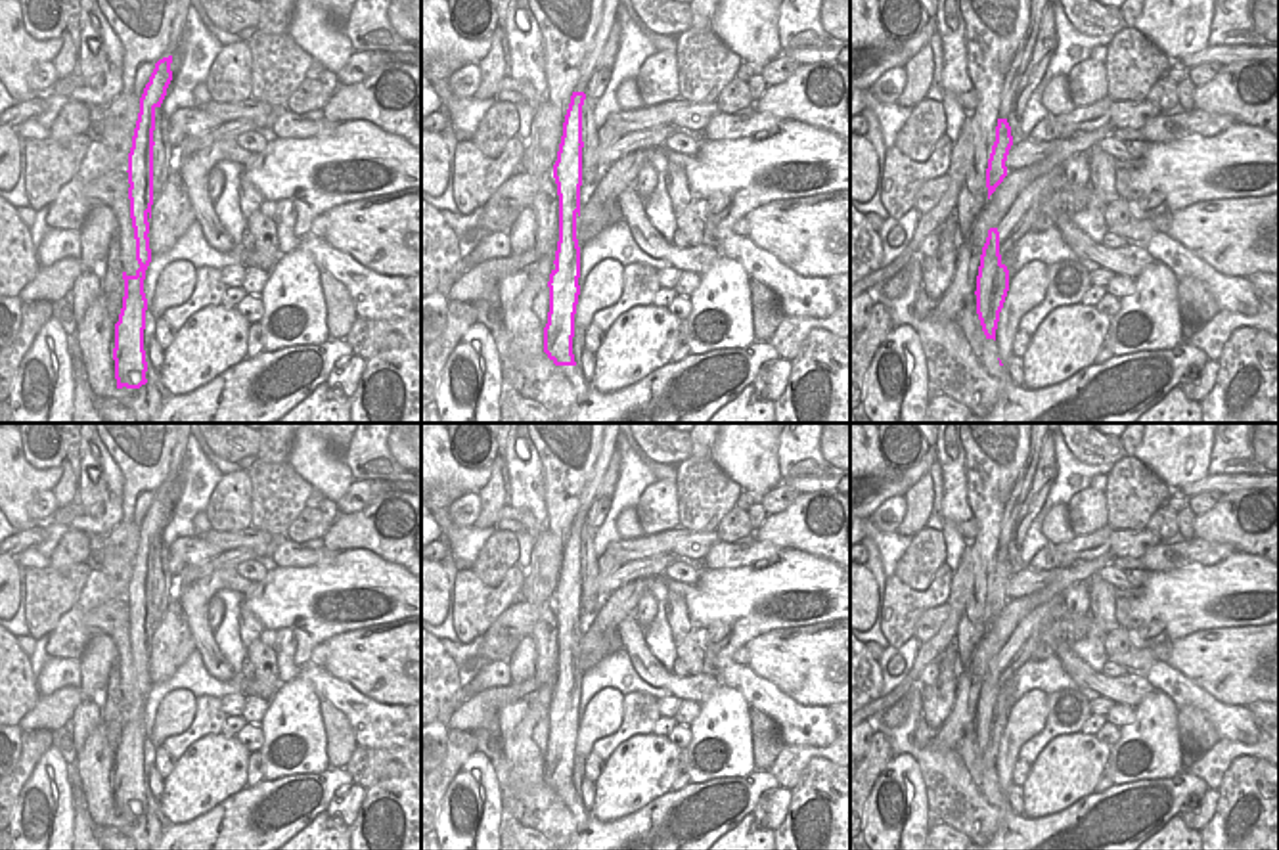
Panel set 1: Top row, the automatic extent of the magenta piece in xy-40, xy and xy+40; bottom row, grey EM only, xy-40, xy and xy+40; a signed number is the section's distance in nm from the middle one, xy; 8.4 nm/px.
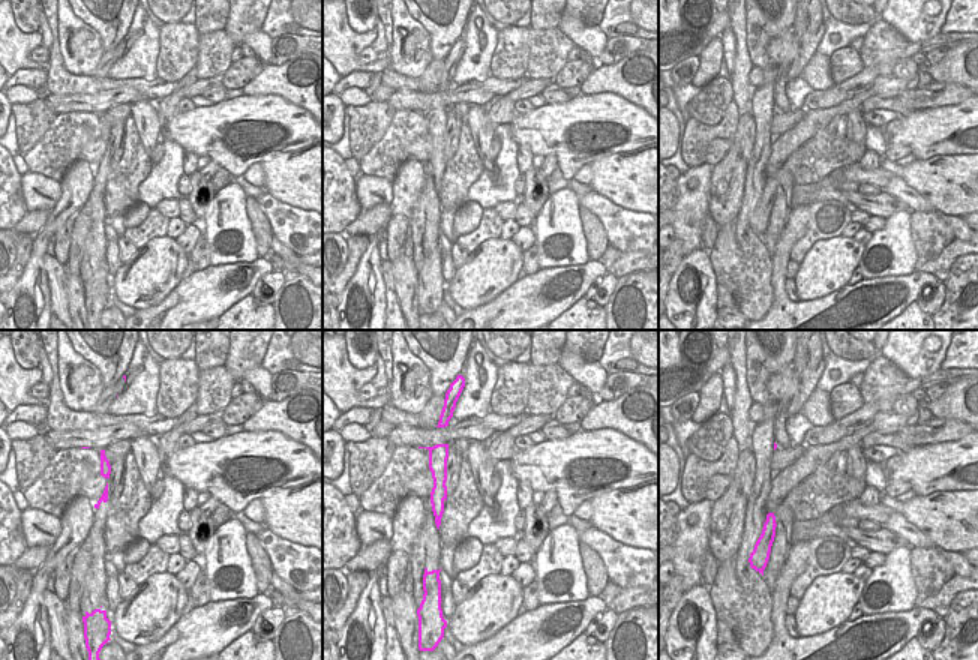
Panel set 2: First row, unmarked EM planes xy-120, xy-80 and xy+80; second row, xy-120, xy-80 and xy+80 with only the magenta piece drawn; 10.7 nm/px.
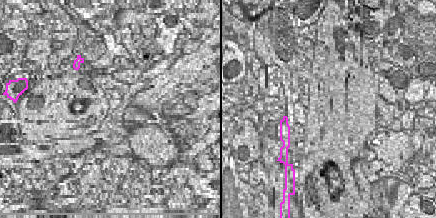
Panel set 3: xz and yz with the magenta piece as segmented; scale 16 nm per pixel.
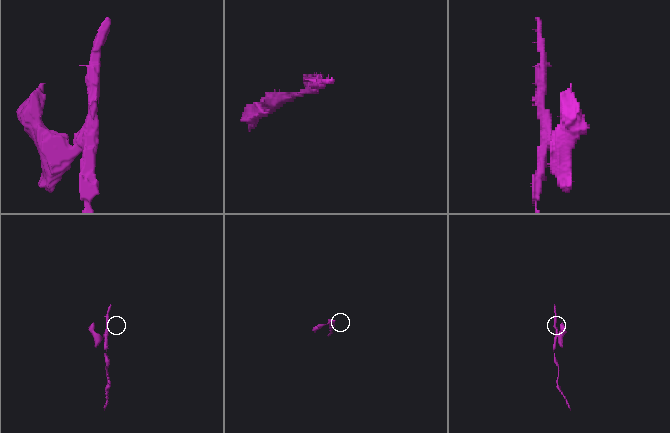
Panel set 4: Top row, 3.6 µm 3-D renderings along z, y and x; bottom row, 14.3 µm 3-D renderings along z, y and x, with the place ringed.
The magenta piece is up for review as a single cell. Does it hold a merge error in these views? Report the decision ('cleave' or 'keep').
cleave

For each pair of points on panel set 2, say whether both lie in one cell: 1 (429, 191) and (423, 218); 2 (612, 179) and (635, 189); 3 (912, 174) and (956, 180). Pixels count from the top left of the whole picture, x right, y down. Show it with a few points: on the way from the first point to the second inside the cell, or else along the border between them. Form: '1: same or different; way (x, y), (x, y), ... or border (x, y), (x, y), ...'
1: same; way (429, 197), (426, 212)
2: same; way (618, 179), (624, 179), (629, 183)
3: same; way (923, 176), (945, 177)

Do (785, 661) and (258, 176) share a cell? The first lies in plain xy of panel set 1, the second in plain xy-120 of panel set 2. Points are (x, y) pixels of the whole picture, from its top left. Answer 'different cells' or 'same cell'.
different cells

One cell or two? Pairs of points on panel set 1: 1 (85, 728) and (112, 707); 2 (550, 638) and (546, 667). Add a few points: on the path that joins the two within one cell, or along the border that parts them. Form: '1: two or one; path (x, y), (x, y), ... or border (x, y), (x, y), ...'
1: two; border (98, 699), (102, 722)
2: one; path (546, 646), (546, 659)

